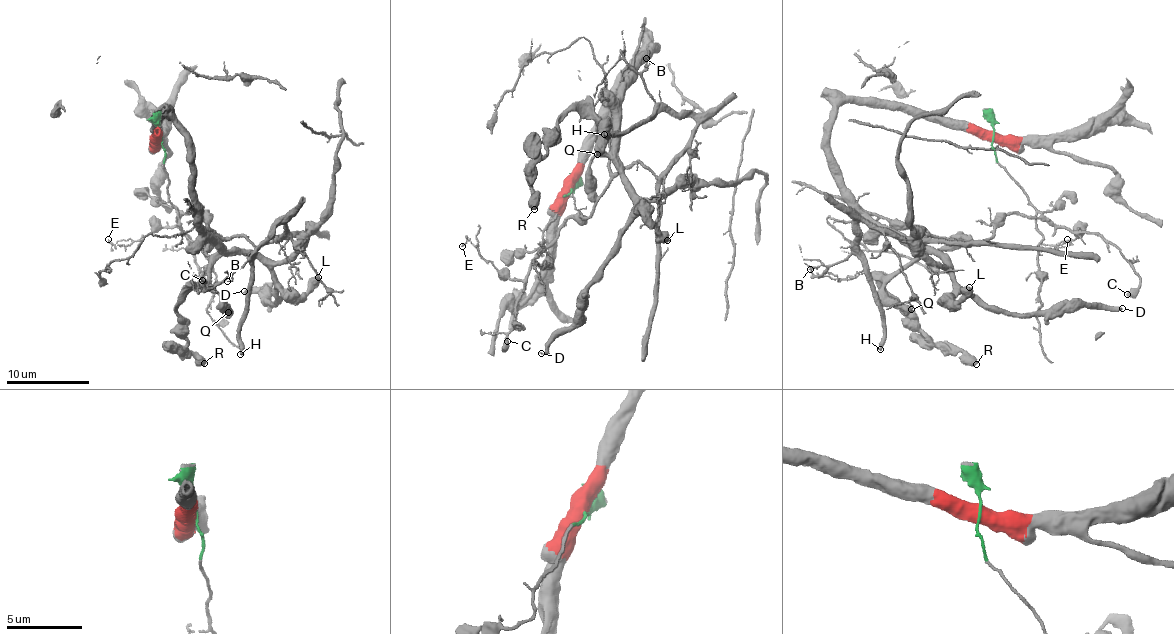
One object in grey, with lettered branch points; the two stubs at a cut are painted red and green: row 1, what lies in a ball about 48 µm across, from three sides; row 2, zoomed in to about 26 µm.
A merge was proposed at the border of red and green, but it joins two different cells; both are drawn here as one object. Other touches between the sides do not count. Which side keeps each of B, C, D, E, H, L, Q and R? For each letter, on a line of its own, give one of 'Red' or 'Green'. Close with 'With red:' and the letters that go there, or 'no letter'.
B: Green
C: Green
D: Red
E: Green
H: Green
L: Red
Q: Red
R: Red
With red: D, L, Q, R

